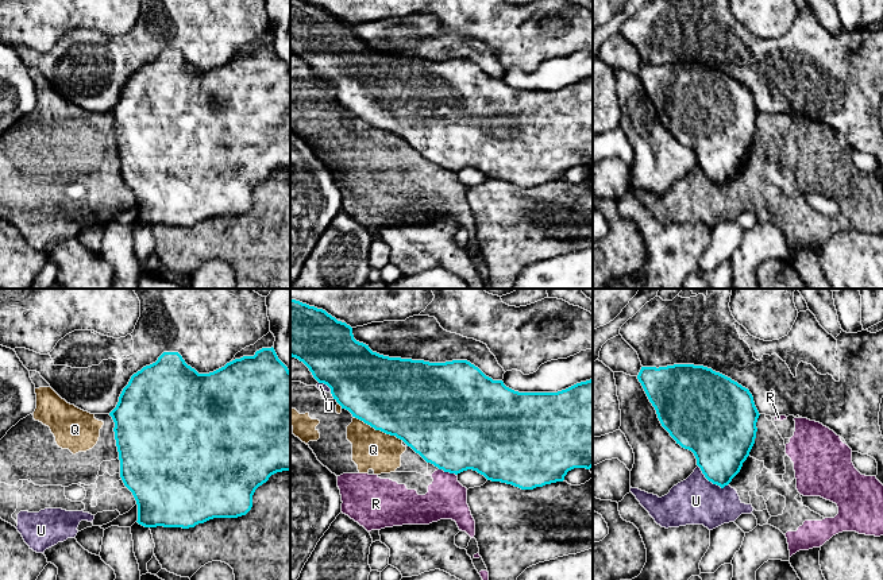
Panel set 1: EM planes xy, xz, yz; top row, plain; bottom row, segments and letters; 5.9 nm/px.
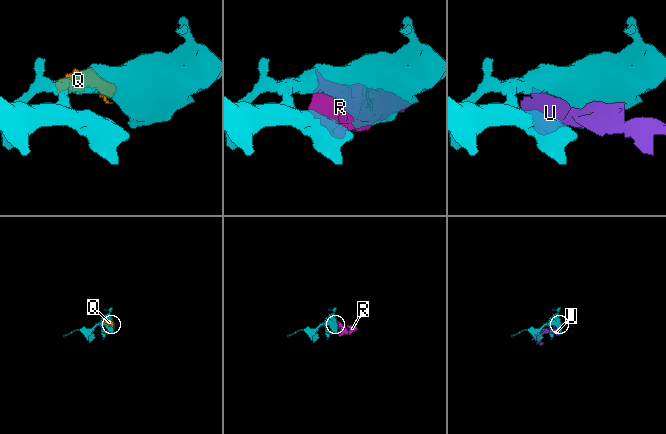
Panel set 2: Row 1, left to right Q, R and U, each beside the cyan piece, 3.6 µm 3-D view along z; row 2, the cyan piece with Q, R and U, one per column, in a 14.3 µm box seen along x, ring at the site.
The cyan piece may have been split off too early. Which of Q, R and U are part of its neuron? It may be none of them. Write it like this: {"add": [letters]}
{"add": []}

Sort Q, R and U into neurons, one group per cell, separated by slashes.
Q R U

